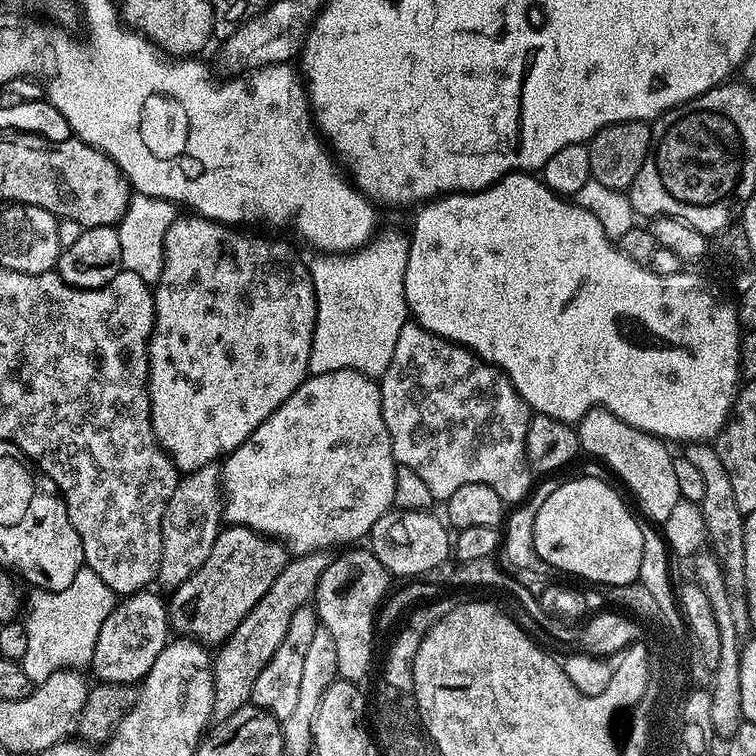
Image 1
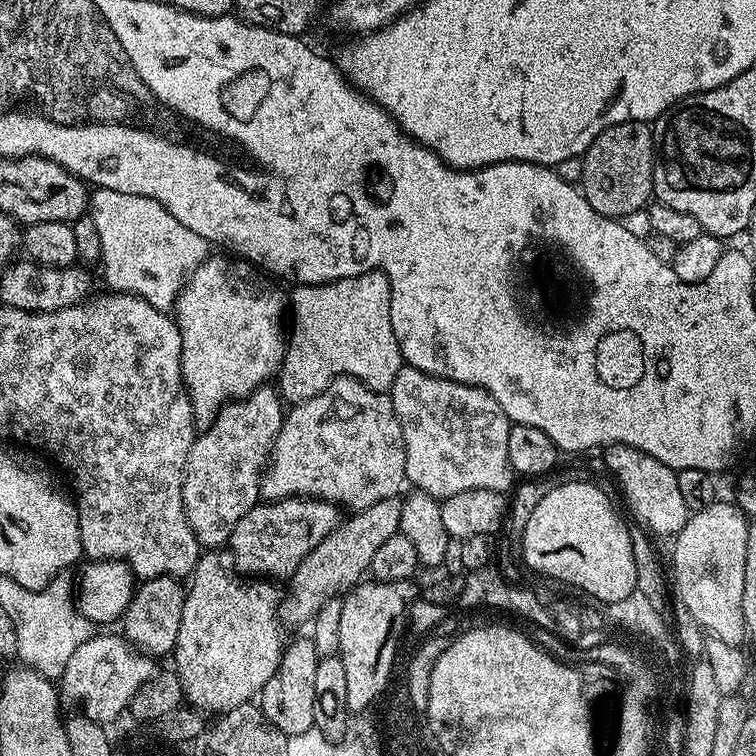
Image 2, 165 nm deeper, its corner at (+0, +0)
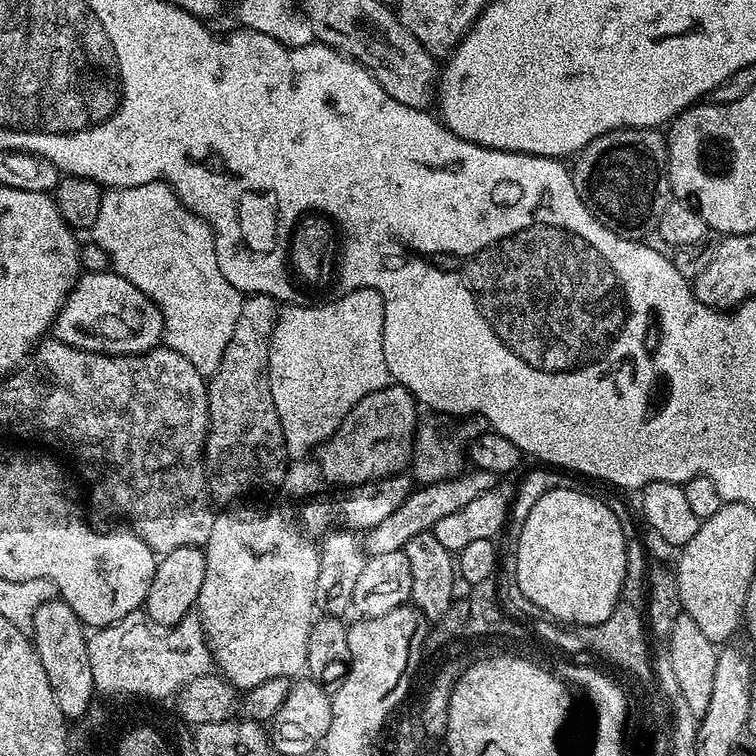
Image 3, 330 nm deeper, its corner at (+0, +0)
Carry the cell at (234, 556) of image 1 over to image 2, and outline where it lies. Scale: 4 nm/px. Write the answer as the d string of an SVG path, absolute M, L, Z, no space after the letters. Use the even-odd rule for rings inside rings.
M287 496L285 500L257 502L230 534L227 547L232 548L231 567L252 578L290 578L302 558L336 529L341 519L341 509L325 500Z

